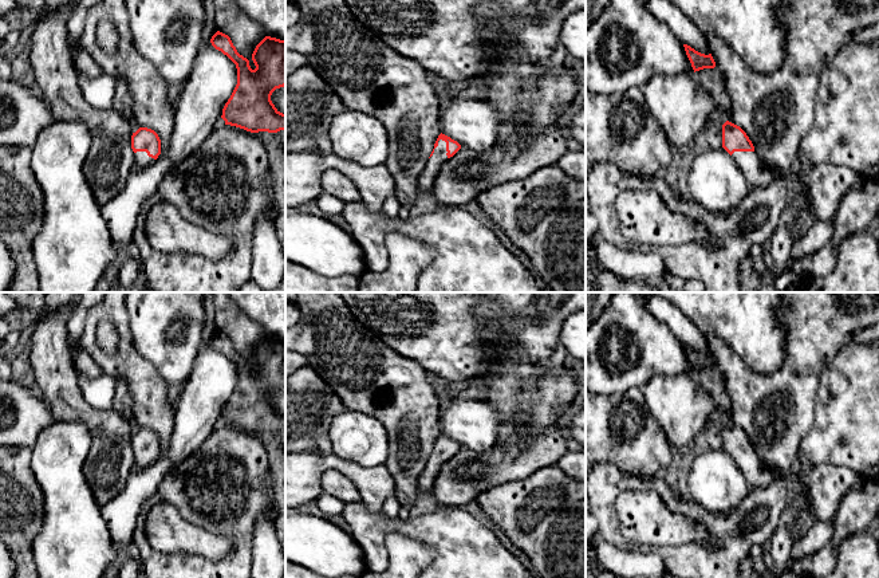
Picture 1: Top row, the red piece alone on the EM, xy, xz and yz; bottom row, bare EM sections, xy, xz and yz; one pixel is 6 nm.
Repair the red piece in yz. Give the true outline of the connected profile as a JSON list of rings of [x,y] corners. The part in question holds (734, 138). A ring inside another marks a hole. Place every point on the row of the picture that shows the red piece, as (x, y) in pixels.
[[[729,121],[722,125],[722,148],[736,160],[750,188],[765,188],[781,177],[761,161],[746,133]]]

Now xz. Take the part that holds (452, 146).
[[[440,134],[434,149],[418,178],[418,189],[421,192],[421,196],[429,196],[433,188],[433,184],[435,181],[435,177],[441,169],[441,166],[453,157],[458,150],[461,149],[461,145],[452,139],[450,137],[445,134]]]

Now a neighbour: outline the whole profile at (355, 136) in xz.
[[[346,109],[332,119],[328,135],[331,150],[340,158],[363,166],[377,166],[387,158],[387,130],[367,113]]]

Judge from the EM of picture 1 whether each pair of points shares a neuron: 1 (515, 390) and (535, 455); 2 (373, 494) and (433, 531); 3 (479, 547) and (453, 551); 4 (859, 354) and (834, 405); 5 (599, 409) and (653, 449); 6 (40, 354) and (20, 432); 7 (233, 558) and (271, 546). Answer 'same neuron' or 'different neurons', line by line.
1: same neuron
2: different neurons
3: same neuron
4: same neuron
5: same neuron
6: different neurons
7: different neurons

